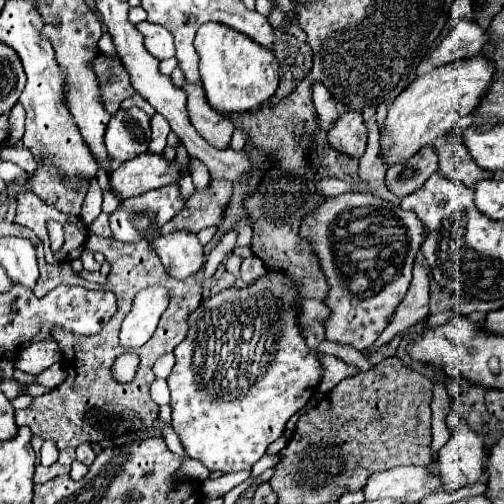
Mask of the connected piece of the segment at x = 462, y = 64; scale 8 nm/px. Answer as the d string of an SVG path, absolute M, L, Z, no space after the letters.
M483 54L473 58L459 58L451 64L433 68L431 72L417 76L389 106L387 118L381 126L381 158L387 166L405 162L417 154L423 146L433 144L439 136L449 134L459 118L471 114L481 100L481 94L489 88L493 78L493 66L489 66Z

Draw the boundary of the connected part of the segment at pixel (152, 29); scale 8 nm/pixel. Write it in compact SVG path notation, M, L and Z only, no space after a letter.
M145 20L145 22L135 24L135 28L145 36L145 48L149 48L153 56L173 56L175 54L173 34L165 26Z

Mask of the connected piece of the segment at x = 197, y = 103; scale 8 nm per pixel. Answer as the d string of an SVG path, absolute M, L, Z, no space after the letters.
M201 82L197 86L183 86L189 94L189 118L197 132L211 142L211 146L225 150L231 146L231 136L233 136L233 124L227 118L227 114L217 112L205 98L205 90Z

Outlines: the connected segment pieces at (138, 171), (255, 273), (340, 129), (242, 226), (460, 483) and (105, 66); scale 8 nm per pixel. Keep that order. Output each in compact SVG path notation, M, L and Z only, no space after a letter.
M143 152L109 174L109 192L115 192L119 198L131 198L157 186L177 182L179 172L181 166L177 162L167 164L163 154Z
M255 254L241 262L241 280L245 284L257 280L261 274L265 274L265 266L263 266L263 262L259 258L255 258Z
M345 110L329 130L329 144L349 156L363 156L367 148L367 126L361 112Z
M241 218L235 224L233 230L237 232L237 246L249 246L249 242L251 242L251 228L247 226L247 218Z
M459 412L447 416L451 438L437 454L439 480L445 492L471 486L483 476L483 442Z
M99 54L93 62L91 62L91 70L97 74L99 80L99 88L101 88L101 98L103 98L103 106L105 110L113 116L119 110L119 104L133 96L135 90L129 82L129 76L125 74L125 68L119 60L111 60L103 54Z

